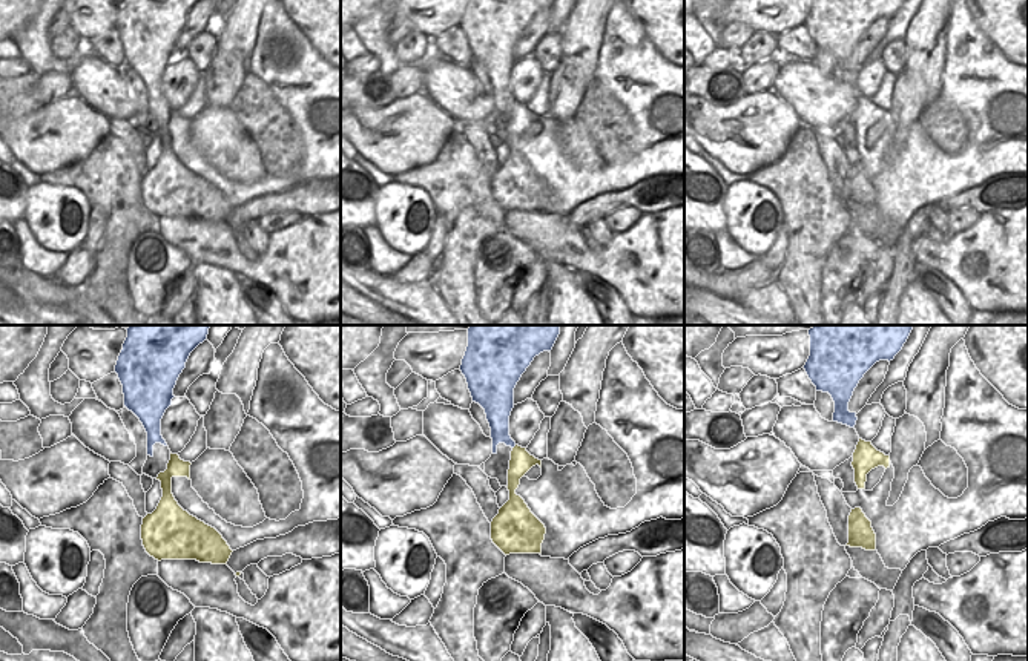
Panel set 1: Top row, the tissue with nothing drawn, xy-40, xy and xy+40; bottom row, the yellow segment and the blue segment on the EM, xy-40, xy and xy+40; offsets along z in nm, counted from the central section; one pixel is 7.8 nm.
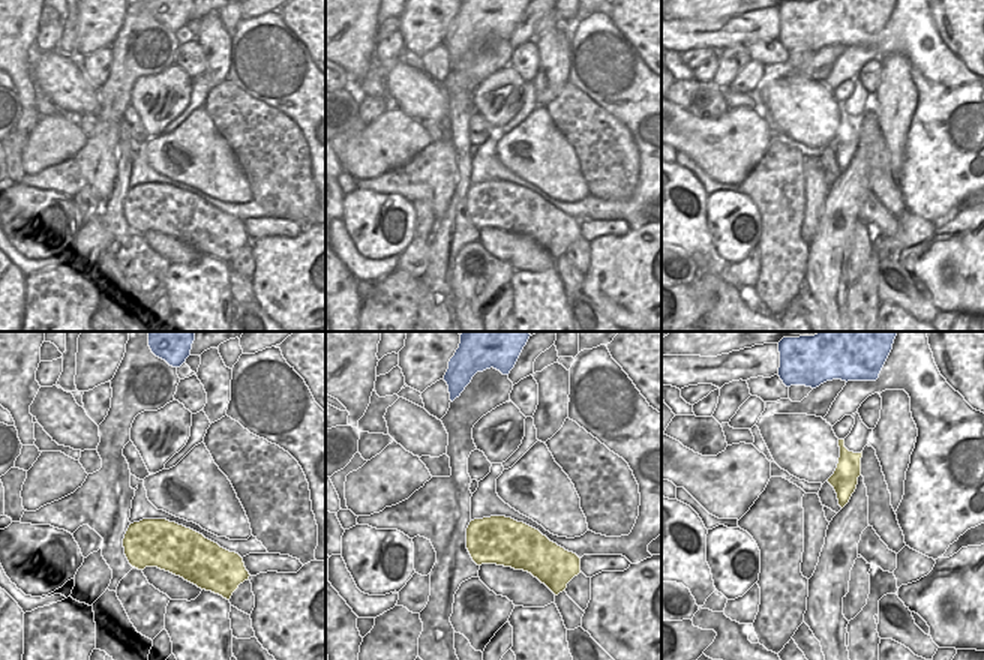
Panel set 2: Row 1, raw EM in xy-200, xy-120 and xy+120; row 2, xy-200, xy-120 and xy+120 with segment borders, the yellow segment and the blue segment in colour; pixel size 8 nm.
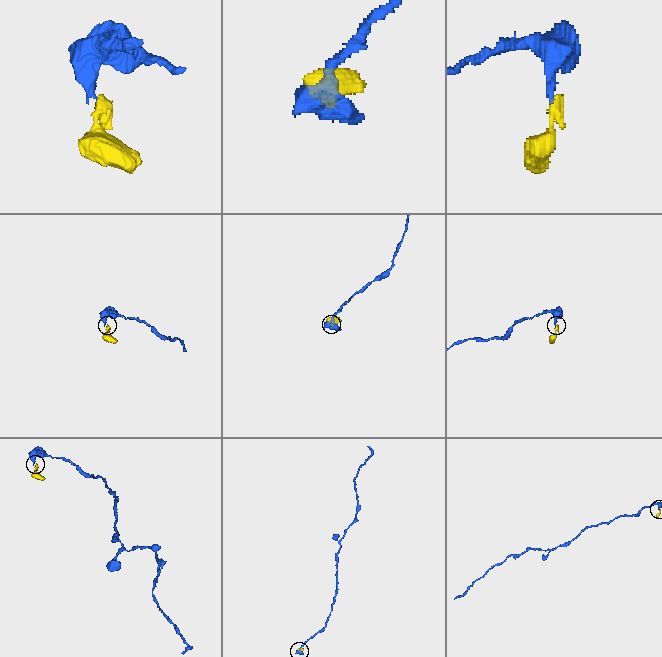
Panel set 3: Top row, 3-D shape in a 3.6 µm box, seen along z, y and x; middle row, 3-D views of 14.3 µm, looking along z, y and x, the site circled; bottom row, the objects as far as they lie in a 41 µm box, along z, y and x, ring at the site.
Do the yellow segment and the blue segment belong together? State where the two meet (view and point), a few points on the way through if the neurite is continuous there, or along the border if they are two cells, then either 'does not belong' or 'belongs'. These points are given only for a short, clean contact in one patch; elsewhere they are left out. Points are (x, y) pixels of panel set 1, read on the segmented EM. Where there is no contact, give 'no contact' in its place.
contact xy (514, 447); way xy (520, 462), (514, 447), (500, 433), (499, 419); belongs

